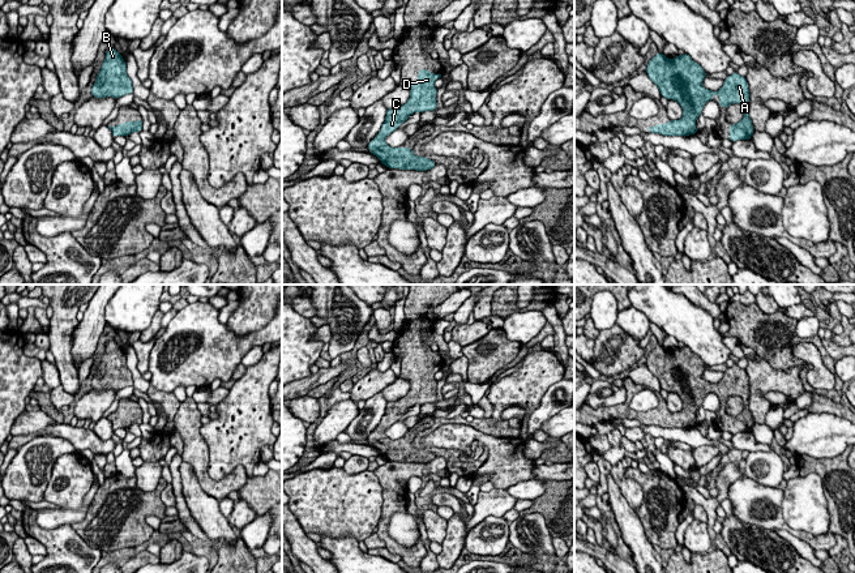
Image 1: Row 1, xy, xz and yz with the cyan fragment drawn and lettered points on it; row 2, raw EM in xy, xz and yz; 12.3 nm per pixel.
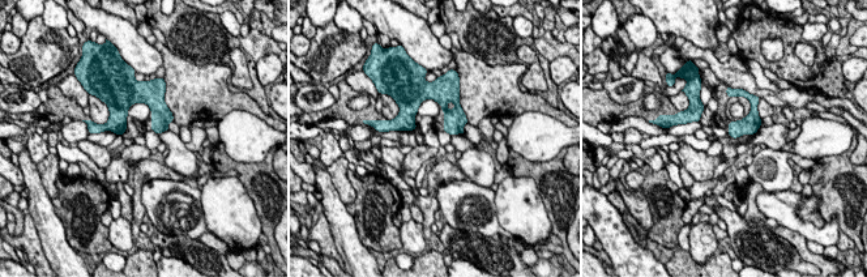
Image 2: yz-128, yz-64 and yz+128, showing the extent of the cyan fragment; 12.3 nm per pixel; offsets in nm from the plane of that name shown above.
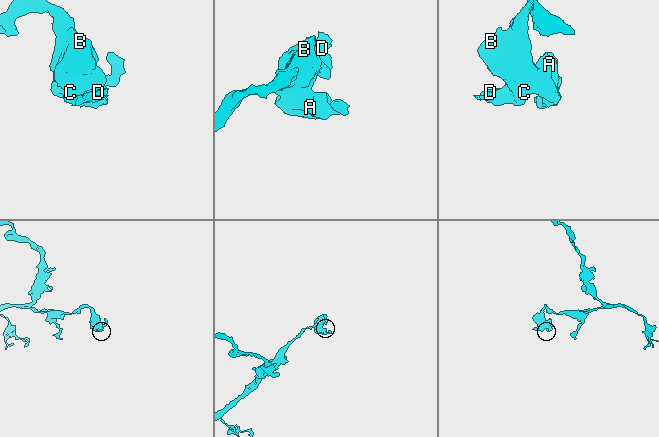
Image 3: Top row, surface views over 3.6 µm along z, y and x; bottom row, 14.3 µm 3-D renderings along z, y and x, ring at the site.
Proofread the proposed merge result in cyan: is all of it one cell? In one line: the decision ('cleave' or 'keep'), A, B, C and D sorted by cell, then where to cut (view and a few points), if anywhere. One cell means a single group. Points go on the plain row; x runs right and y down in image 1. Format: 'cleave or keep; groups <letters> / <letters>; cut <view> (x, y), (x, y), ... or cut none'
keep; groups A B C D; cut none

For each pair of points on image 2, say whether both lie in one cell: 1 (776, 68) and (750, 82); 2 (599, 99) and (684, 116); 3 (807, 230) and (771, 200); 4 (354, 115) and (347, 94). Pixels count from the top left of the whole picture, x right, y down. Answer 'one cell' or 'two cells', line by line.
1: two cells
2: one cell
3: one cell
4: one cell

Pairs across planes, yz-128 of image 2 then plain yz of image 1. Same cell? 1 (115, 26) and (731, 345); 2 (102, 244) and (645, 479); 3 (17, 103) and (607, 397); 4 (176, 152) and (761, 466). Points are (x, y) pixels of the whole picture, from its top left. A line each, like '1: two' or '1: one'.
1: two
2: one
3: one
4: one

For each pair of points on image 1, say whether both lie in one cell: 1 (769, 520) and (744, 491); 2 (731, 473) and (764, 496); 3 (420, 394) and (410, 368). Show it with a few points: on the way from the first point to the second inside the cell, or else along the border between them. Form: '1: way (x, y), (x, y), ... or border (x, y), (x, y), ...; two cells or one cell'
1: way (759, 520), (753, 518), (744, 509), (744, 501); one cell
2: border (744, 477), (729, 487), (726, 496); two cells
3: way (420, 388), (420, 379), (417, 375); one cell

